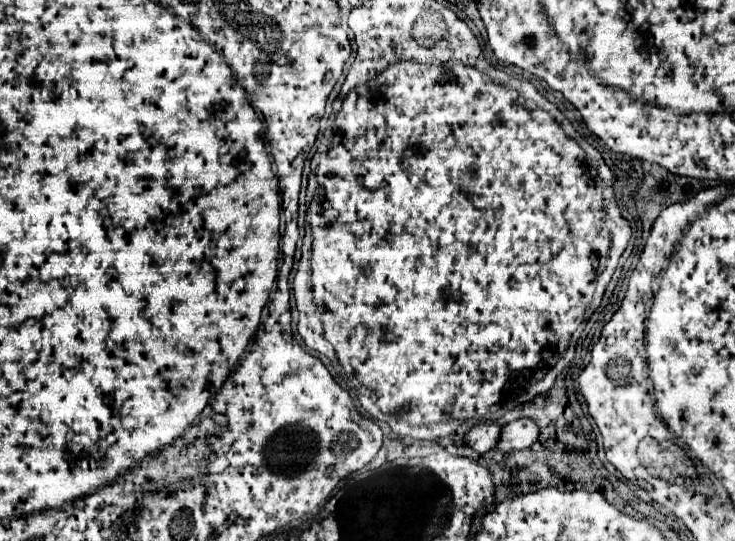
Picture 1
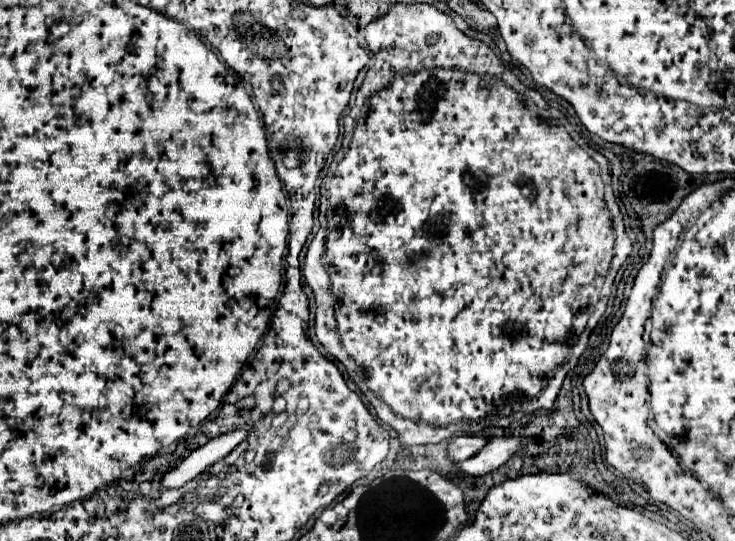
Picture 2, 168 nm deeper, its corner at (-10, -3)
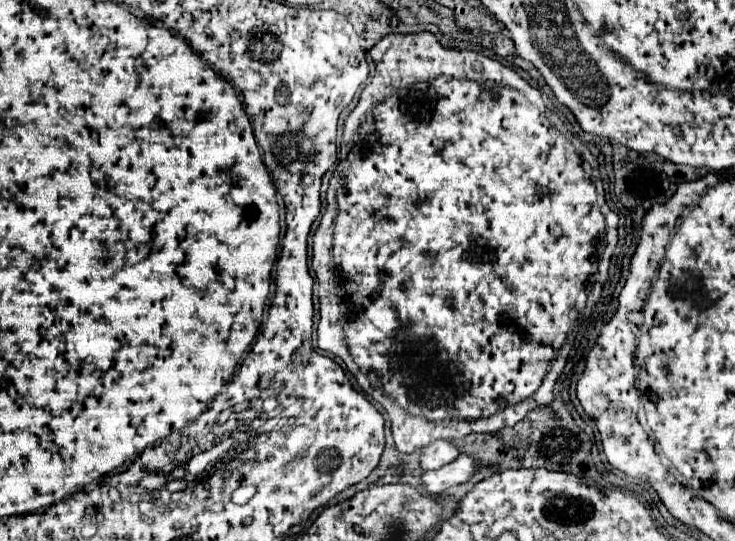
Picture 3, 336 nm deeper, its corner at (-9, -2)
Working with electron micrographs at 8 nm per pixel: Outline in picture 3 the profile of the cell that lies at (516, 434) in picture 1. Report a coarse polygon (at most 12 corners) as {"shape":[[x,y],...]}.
{"shape":[[458,459],[422,475],[424,493],[436,495],[466,483],[478,461]]}

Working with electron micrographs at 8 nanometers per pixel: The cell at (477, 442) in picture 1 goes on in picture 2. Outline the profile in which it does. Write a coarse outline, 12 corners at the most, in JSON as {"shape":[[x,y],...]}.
{"shape":[[457,436],[447,446],[447,458],[461,462],[471,458],[487,440]]}

